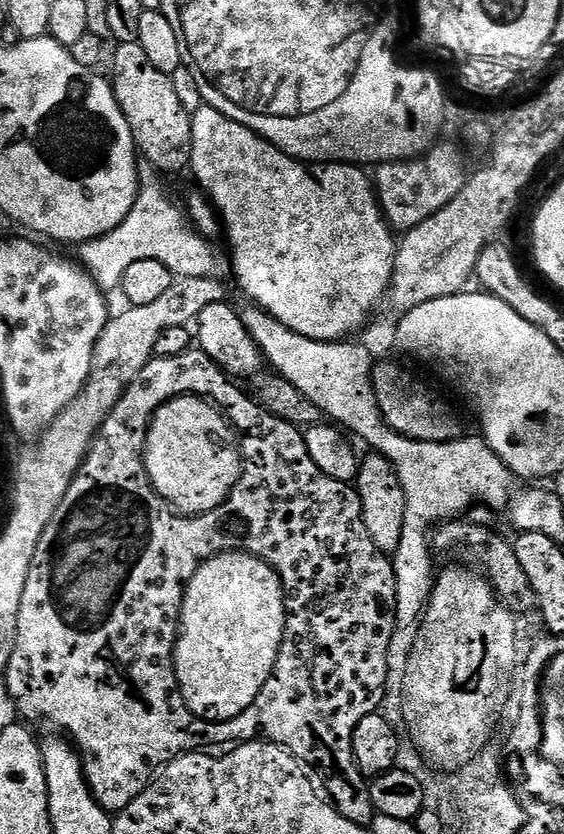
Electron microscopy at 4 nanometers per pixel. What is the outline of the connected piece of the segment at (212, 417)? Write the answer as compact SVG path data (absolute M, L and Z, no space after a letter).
M182 396L161 405L151 419L143 460L150 483L181 515L196 517L223 505L240 481L244 464L241 449L227 444L230 426L212 402Z

